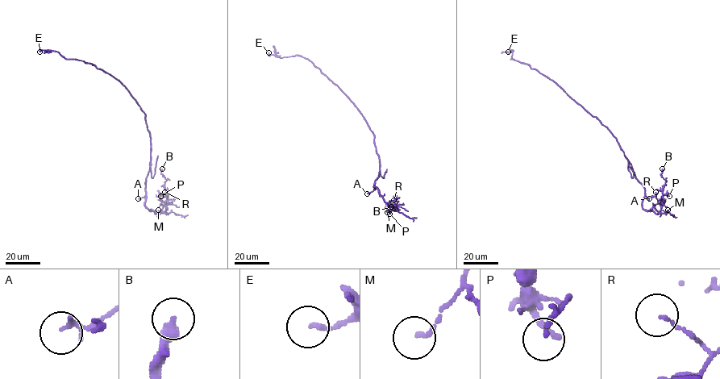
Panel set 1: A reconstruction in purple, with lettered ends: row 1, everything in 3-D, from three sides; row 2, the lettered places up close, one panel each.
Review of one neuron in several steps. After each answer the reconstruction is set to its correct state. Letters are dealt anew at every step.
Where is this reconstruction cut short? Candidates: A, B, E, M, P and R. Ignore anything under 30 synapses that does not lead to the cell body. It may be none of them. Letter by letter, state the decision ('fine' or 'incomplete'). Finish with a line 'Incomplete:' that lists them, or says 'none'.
A: fine
B: fine
E: fine
M: fine
P: fine
R: fine
Incomplete: none

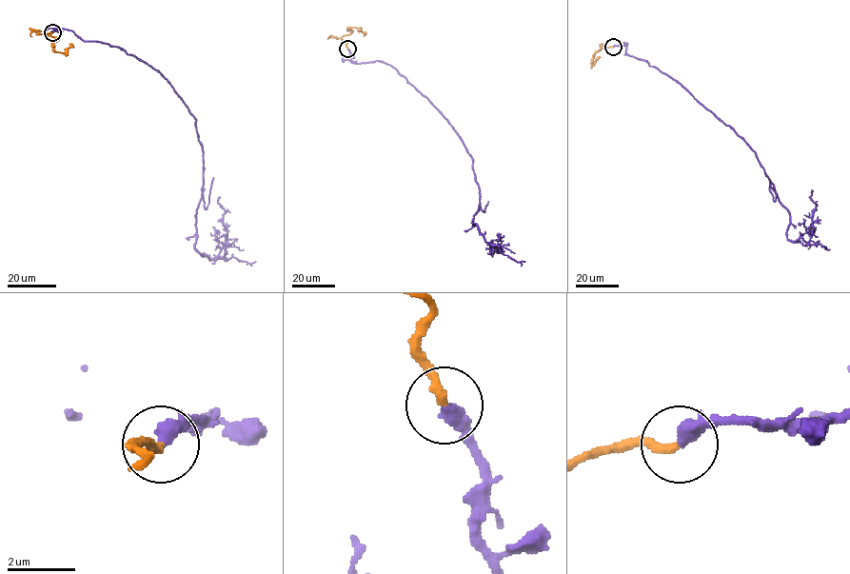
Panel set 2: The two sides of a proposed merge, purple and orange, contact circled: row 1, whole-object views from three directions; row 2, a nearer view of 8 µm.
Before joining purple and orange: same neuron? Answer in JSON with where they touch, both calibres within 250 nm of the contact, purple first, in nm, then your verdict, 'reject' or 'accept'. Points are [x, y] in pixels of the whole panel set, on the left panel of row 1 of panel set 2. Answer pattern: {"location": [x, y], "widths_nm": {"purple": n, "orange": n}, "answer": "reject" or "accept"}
{"location": [52, 32], "widths_nm": {"purple": 440, "orange": 240}, "answer": "accept"}

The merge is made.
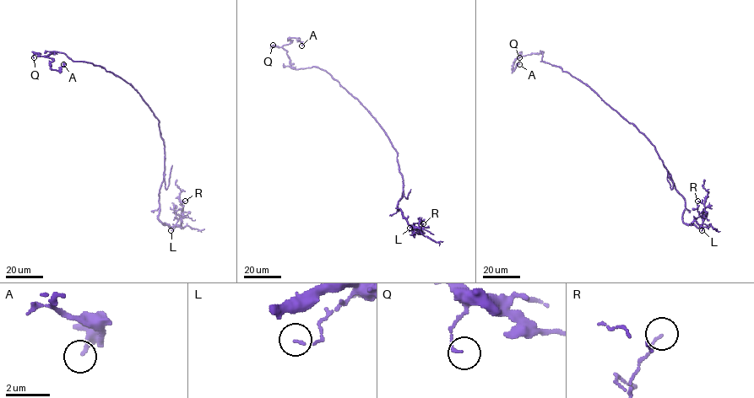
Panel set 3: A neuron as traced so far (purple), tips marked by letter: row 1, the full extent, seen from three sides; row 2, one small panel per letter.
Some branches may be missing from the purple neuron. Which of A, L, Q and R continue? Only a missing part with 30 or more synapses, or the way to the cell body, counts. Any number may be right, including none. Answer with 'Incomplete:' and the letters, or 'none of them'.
Incomplete: none of them

